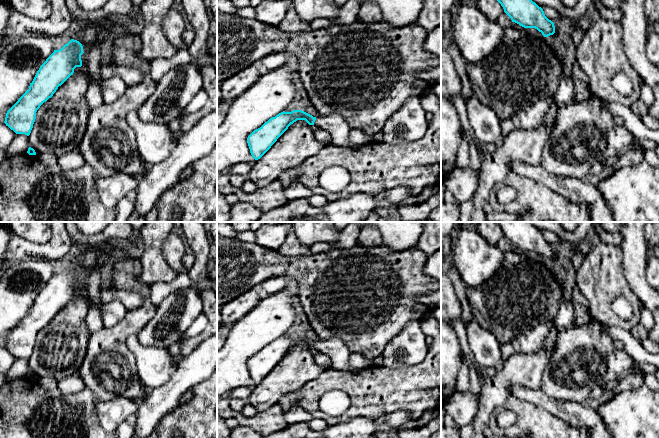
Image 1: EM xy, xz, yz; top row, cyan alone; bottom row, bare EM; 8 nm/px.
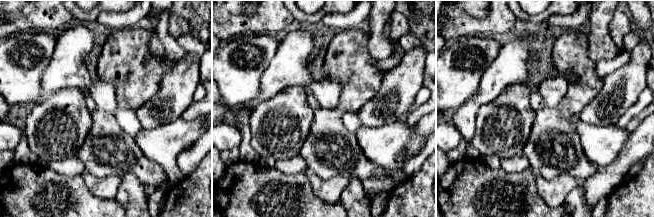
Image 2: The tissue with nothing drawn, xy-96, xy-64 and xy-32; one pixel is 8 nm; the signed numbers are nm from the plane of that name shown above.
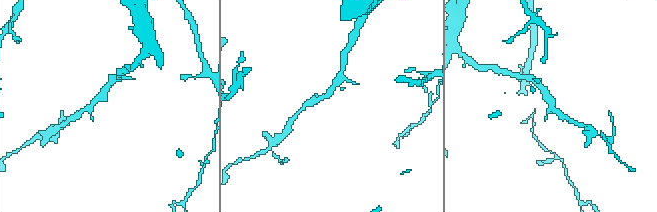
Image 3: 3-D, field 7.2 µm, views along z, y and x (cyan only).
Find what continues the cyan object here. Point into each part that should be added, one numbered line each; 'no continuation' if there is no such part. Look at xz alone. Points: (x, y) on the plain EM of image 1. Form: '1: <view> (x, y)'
1: xz (339, 354)

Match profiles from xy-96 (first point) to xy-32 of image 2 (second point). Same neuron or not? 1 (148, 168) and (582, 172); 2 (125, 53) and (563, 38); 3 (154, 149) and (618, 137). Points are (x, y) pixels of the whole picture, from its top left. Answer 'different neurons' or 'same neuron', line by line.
1: same neuron
2: same neuron
3: same neuron

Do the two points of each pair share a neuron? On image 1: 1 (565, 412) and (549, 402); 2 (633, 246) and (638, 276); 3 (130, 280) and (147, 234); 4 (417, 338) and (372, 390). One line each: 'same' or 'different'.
1: same
2: same
3: different
4: different

